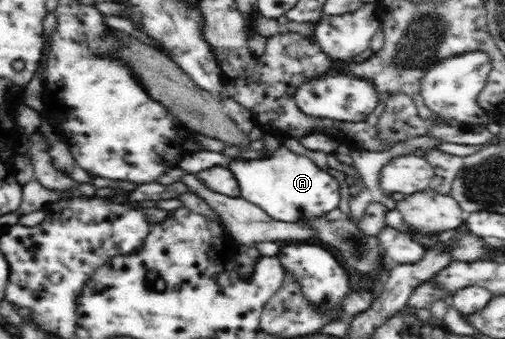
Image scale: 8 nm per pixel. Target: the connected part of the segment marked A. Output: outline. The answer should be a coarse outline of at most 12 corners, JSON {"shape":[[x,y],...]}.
{"shape":[[282,145],[227,164],[240,196],[295,223],[339,207],[339,175]]}

